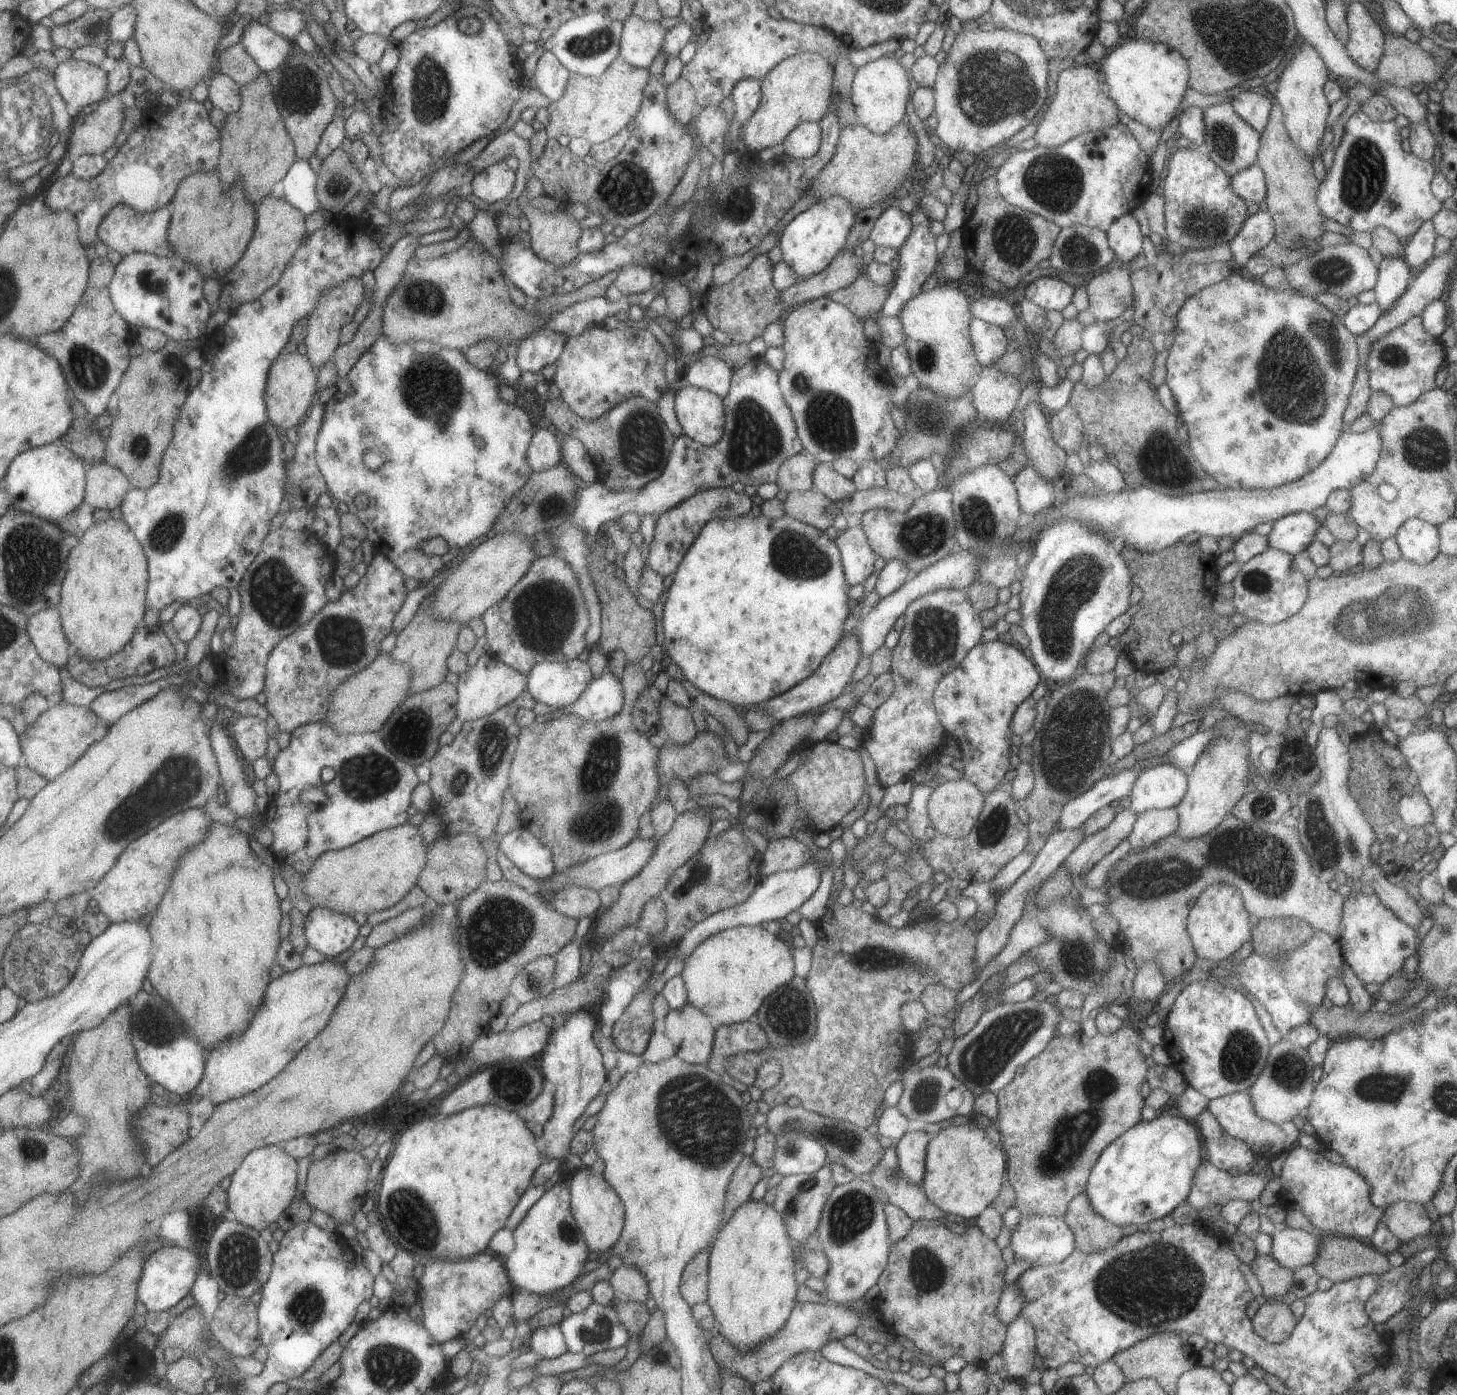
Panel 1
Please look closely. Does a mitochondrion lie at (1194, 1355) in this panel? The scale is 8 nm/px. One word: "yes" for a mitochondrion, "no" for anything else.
no

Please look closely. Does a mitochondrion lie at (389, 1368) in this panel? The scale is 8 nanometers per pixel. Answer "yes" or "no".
yes

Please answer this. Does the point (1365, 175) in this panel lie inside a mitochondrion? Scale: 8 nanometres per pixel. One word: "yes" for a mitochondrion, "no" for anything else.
yes

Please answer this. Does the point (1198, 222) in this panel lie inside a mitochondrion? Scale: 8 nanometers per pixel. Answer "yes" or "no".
yes

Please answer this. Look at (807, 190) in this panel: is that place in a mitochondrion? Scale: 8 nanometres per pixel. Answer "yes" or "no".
no

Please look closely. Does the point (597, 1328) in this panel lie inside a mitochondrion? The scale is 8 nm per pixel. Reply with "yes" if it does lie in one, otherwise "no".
yes

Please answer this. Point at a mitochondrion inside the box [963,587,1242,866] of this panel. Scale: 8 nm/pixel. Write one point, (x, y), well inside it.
(1077, 711)

